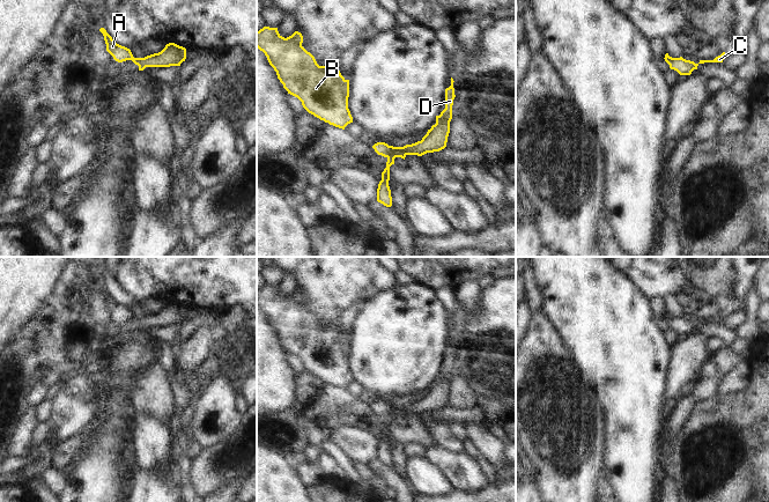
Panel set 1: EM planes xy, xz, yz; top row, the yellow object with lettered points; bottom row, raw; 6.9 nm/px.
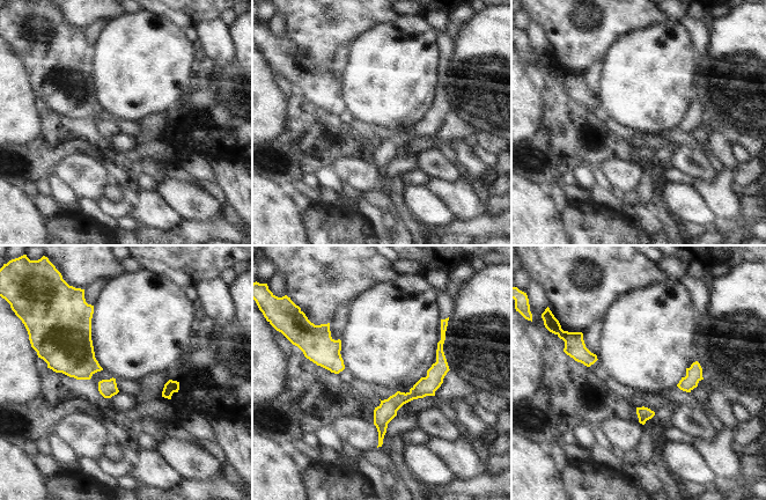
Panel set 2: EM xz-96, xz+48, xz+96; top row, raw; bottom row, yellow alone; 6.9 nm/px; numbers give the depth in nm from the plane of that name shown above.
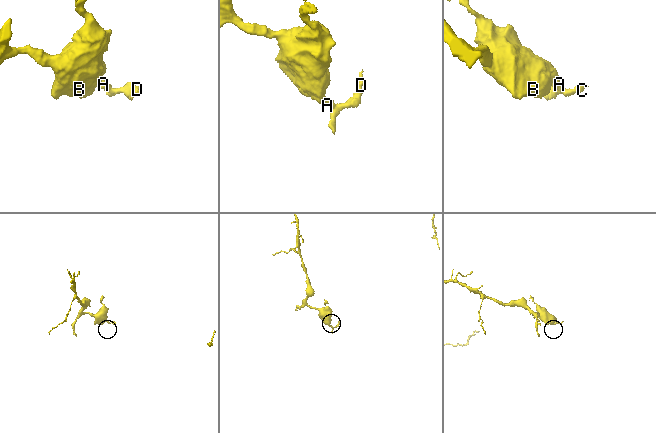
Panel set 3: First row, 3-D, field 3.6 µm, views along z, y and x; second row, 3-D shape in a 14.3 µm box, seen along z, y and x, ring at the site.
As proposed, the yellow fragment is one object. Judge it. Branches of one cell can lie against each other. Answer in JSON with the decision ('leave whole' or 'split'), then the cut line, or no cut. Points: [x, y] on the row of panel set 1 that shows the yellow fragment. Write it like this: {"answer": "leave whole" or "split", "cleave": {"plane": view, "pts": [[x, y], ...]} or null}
{"answer": "split", "cleave": {"plane": "xz", "pts": [[391, 146], [390, 153], [386, 156]]}}

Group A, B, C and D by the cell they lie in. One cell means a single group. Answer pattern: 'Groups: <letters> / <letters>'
Groups: A B / C D

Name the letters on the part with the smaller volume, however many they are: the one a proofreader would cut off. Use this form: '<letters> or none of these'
C, D

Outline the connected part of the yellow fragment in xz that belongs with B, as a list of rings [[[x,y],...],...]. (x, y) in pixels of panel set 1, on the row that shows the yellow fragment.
[[[264,27],[257,31],[257,47],[265,53],[288,94],[297,97],[309,113],[345,130],[348,124],[353,123],[348,109],[349,80],[341,75],[337,62],[319,66],[315,57],[302,46],[302,43],[303,36],[298,31],[287,38],[279,34],[278,28]]]

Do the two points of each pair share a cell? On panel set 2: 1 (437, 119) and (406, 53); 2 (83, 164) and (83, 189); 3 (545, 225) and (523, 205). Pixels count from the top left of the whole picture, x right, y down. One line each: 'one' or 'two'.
1: two
2: one
3: one

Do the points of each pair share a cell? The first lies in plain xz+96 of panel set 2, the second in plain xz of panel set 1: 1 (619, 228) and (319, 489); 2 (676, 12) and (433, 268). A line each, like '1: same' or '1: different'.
1: same
2: different

